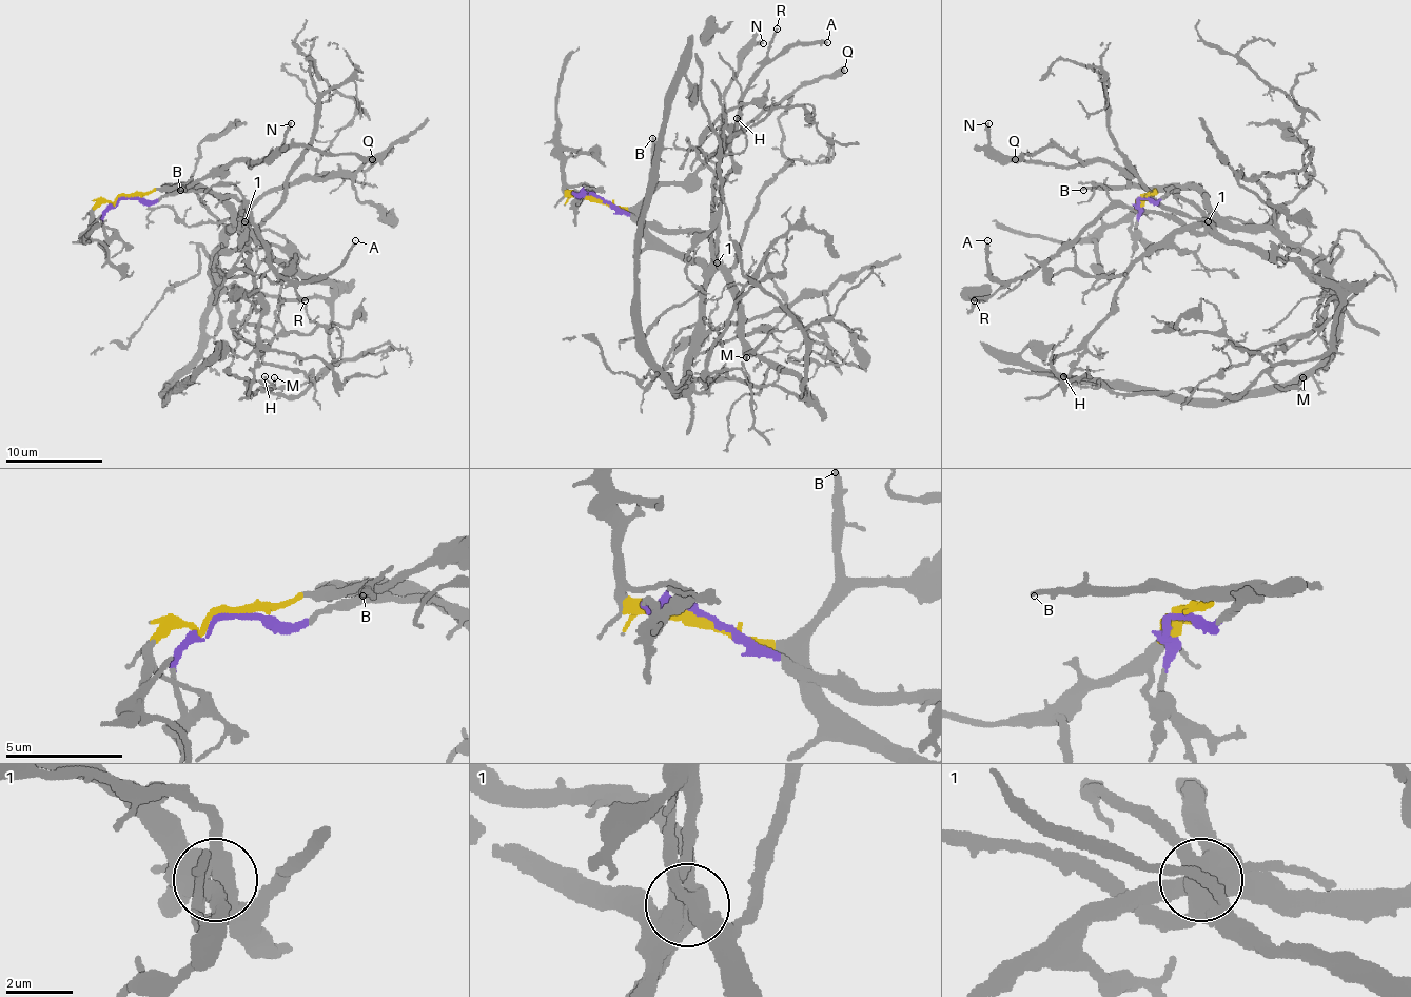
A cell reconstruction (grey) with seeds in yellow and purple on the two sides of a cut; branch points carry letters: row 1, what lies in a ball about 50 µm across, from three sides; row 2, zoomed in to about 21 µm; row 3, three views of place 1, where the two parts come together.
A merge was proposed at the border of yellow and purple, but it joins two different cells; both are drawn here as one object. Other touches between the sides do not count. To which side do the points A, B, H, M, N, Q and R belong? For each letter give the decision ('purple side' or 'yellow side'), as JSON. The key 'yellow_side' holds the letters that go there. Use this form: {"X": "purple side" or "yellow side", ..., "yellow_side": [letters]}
{"A": "purple side", "B": "yellow side", "H": "purple side", "M": "purple side", "N": "yellow side", "Q": "yellow side", "R": "purple side", "yellow_side": ["B", "N", "Q"]}

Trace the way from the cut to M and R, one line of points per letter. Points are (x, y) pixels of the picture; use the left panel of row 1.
M: (128, 198), (232, 194), (271, 257), (332, 286), (334, 362), (293, 388), (273, 378)
R: (128, 198), (232, 194), (247, 215), (239, 230), (247, 206), (269, 261), (305, 300)

